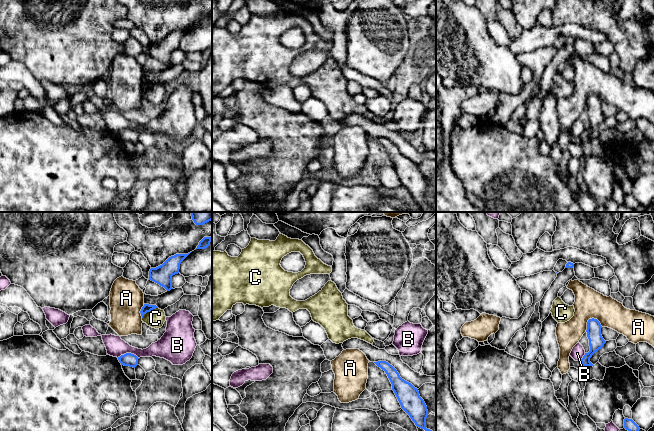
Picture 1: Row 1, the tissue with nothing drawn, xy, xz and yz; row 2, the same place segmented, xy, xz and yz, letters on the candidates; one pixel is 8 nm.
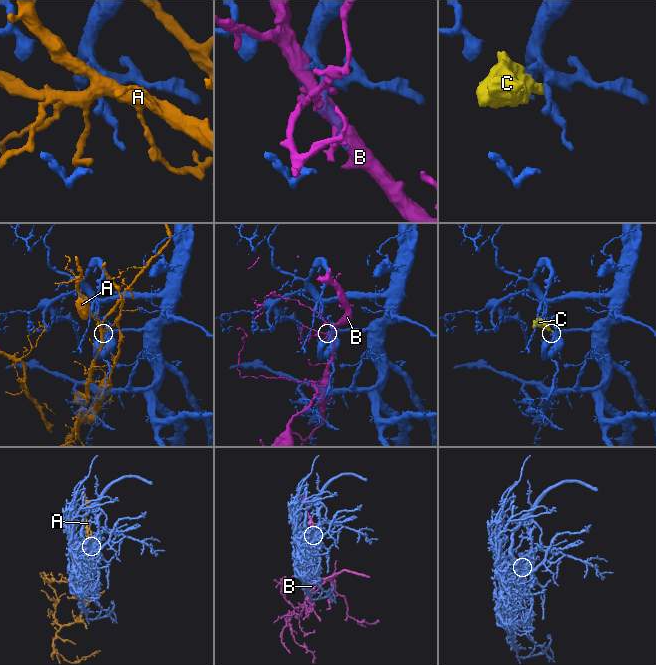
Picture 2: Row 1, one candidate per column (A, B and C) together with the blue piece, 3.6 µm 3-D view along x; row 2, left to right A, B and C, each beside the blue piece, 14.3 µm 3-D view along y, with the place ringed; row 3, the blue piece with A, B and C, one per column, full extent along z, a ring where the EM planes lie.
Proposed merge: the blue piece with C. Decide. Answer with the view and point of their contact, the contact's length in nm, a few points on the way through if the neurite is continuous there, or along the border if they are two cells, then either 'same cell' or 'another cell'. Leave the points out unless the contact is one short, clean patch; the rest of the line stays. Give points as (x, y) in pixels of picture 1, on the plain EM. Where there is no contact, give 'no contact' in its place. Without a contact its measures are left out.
meets blue in xy at (149, 87); contact 160 nm long; border along xy (157, 83), (148, 87), (142, 94); another cell

